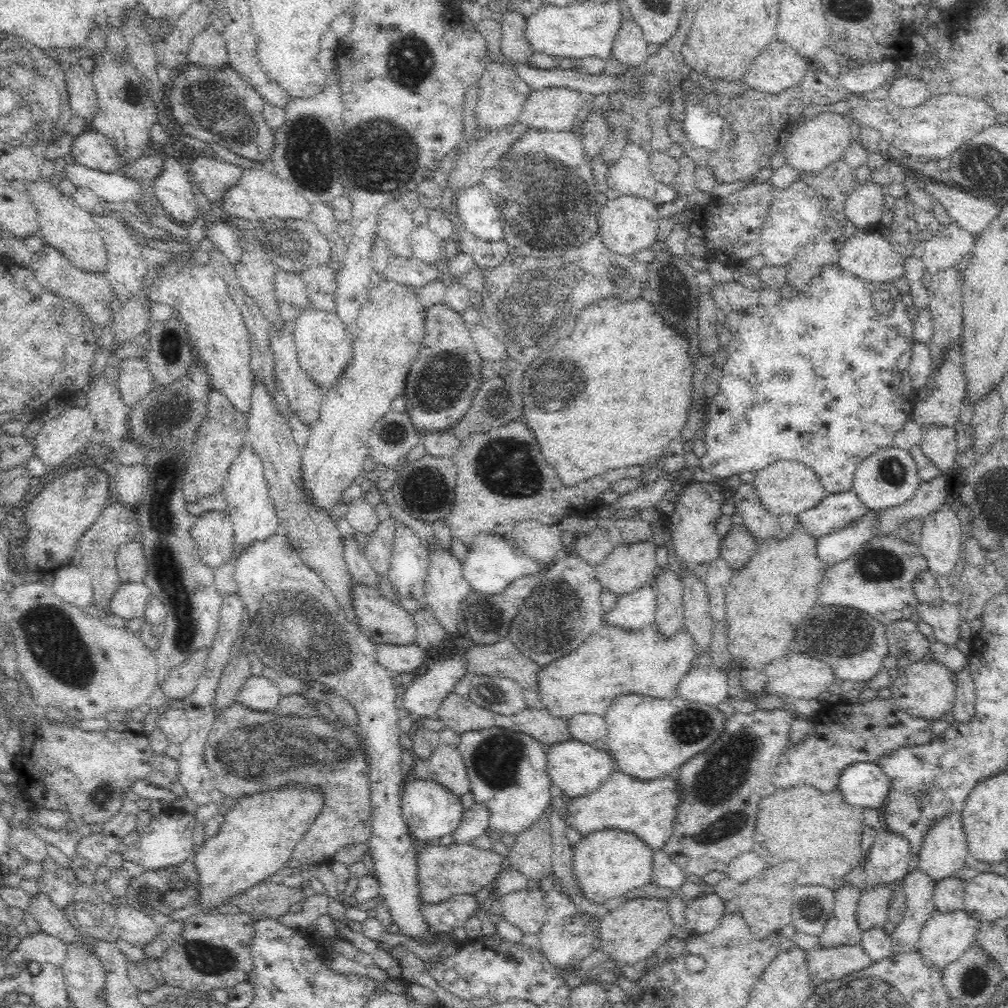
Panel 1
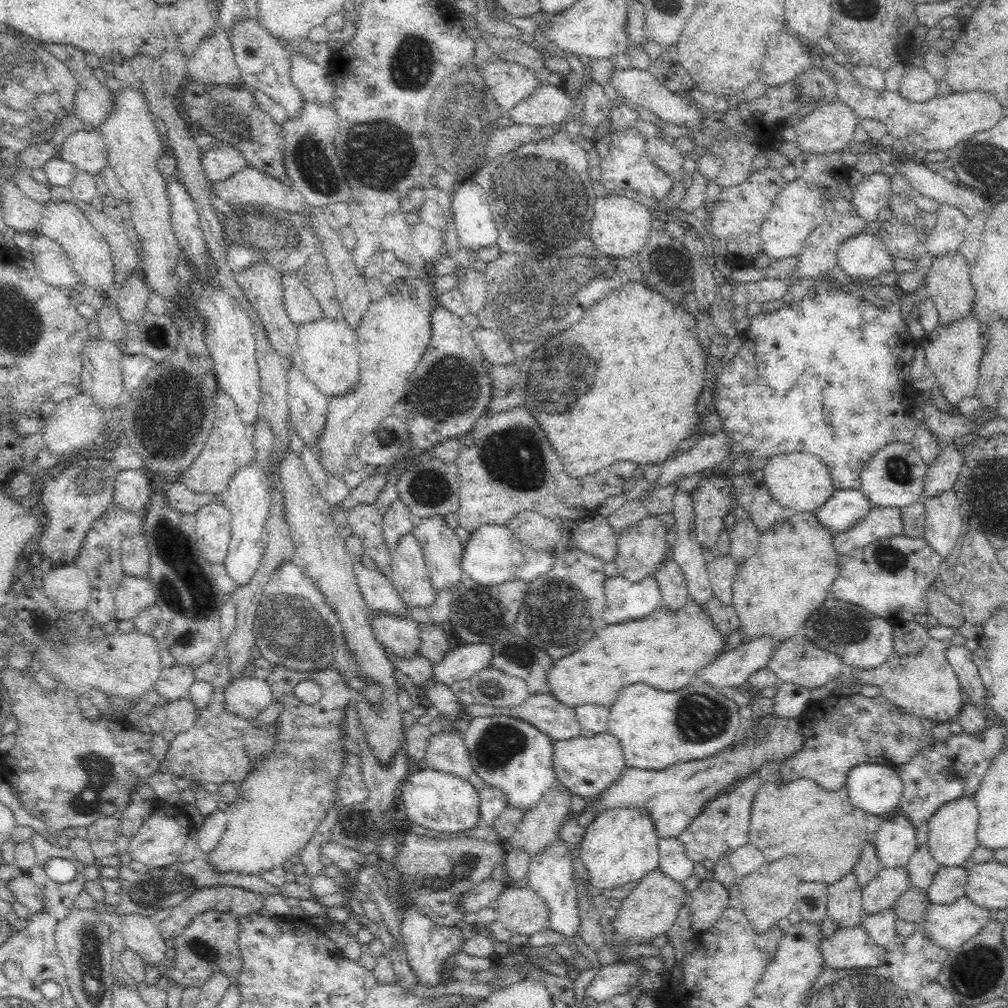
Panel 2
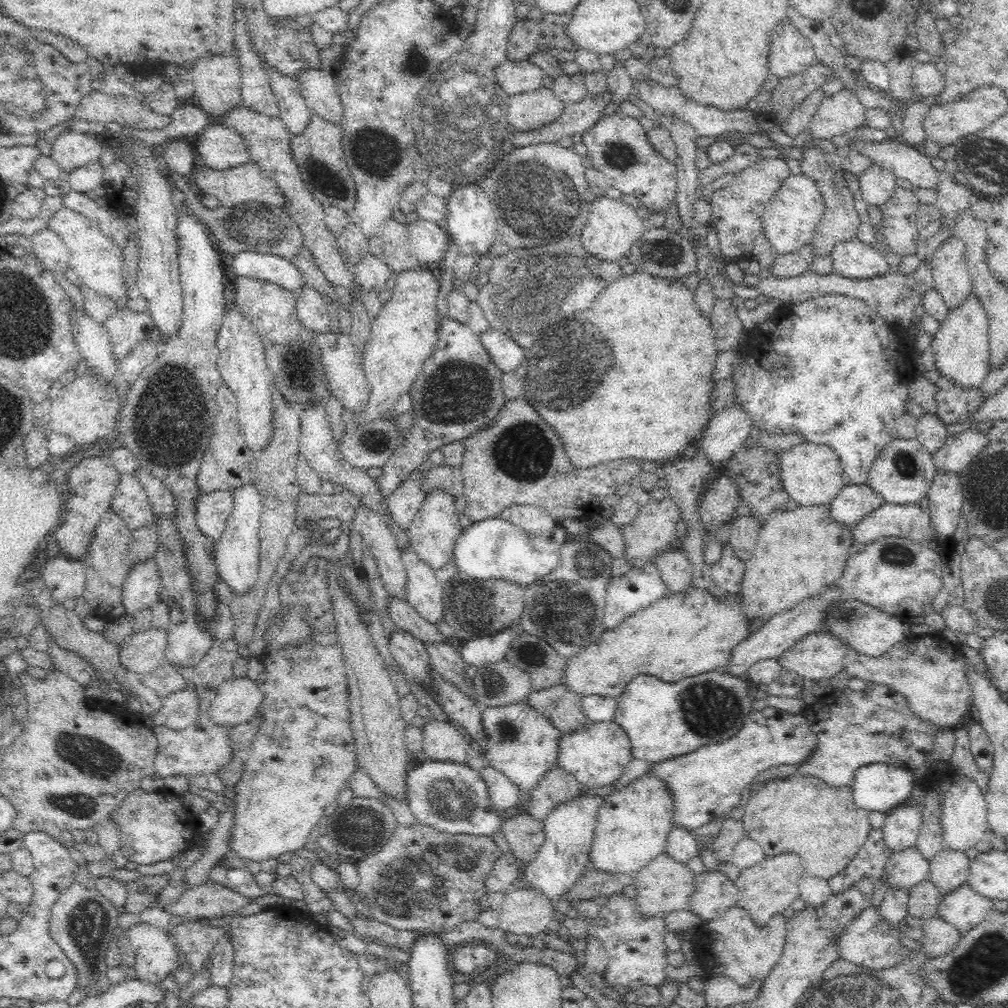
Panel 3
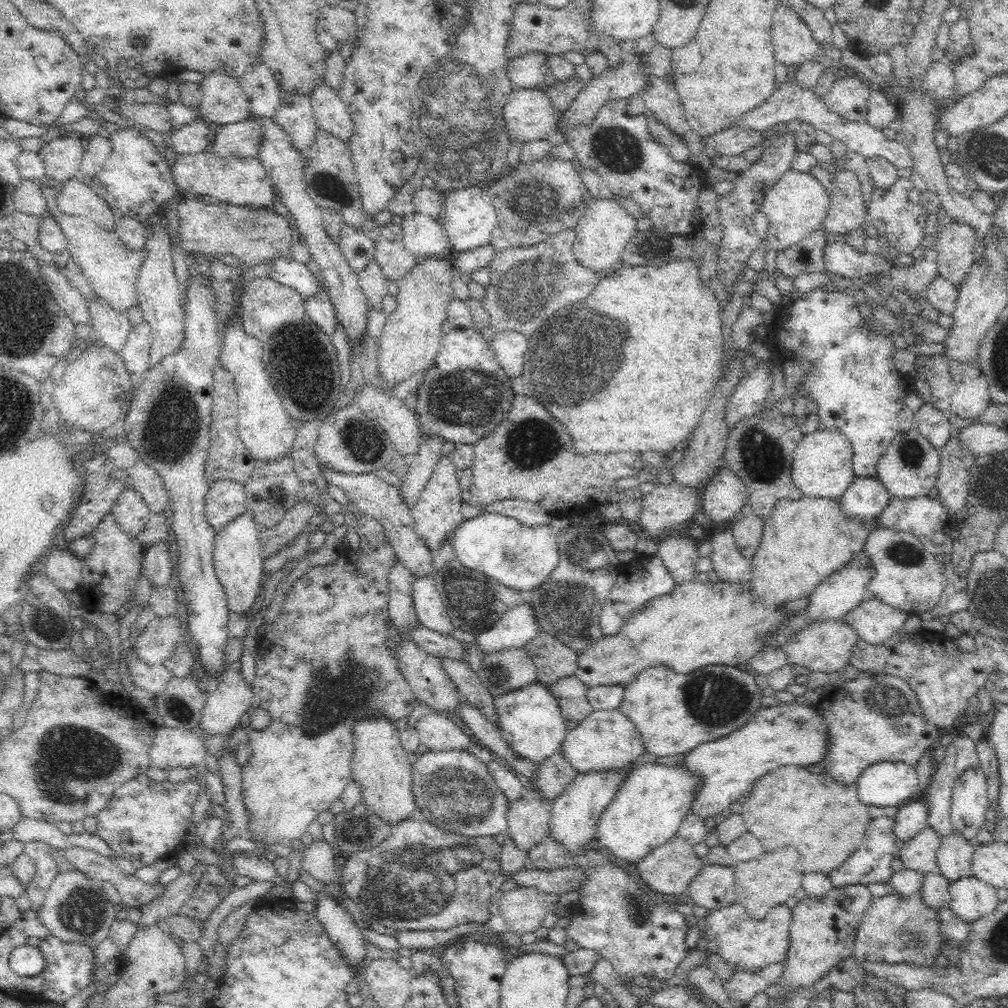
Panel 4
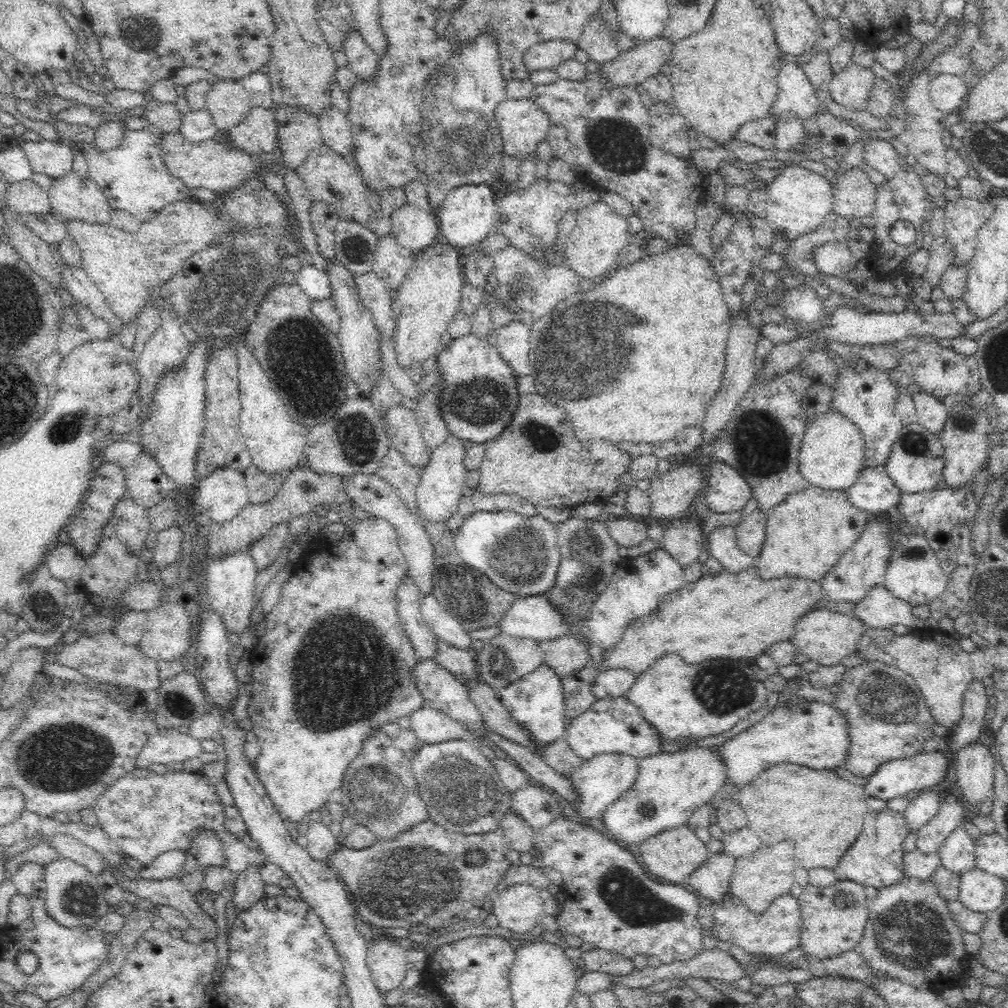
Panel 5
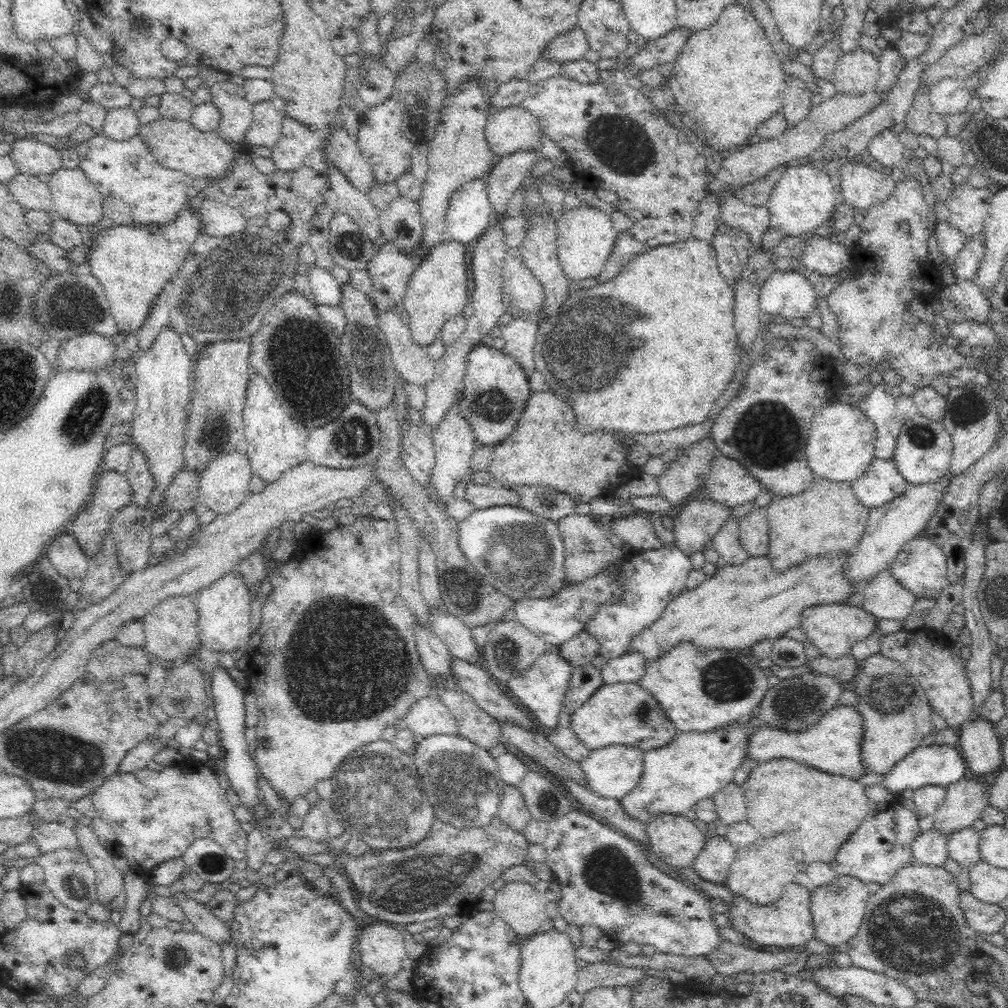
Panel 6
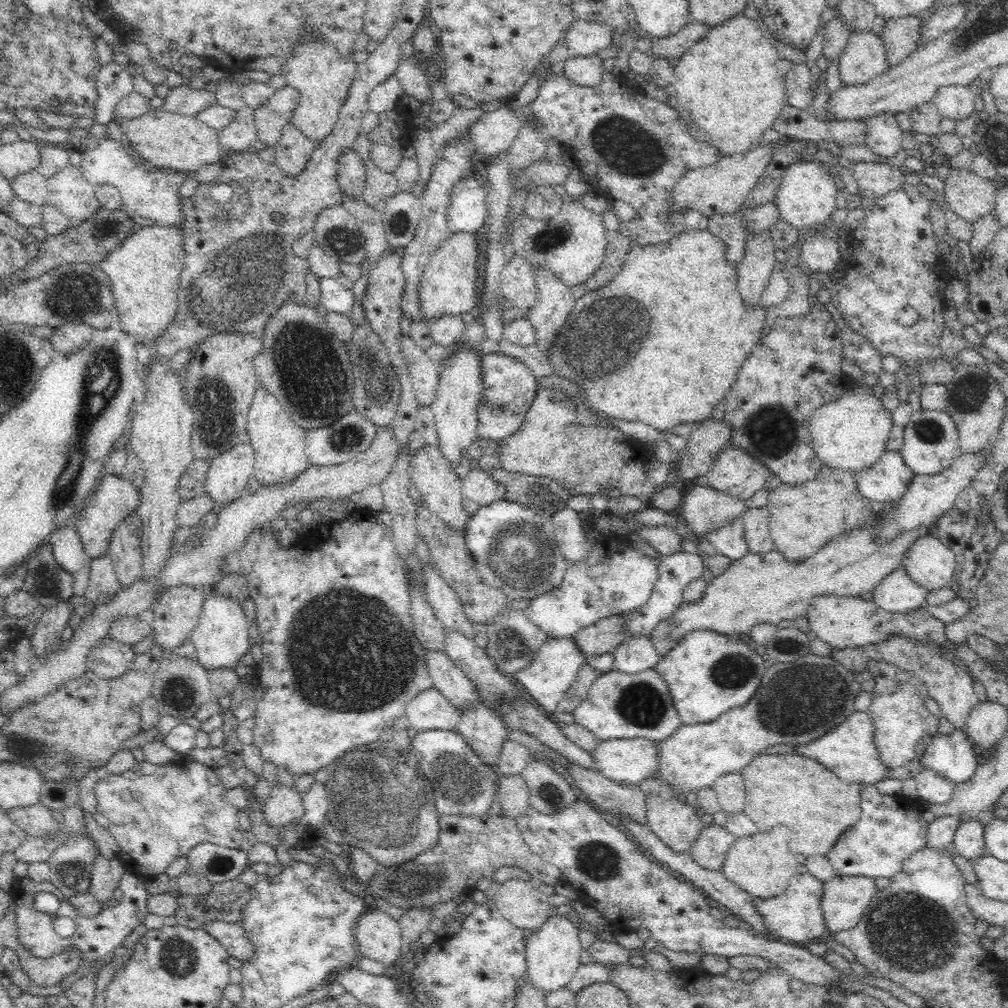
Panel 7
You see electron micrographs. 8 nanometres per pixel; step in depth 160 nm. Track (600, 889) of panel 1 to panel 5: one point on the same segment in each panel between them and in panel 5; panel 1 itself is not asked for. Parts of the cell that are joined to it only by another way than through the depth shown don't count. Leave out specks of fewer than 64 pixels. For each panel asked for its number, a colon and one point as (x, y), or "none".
2: (620, 845)
3: (632, 824)
4: (651, 803)
5: (668, 788)

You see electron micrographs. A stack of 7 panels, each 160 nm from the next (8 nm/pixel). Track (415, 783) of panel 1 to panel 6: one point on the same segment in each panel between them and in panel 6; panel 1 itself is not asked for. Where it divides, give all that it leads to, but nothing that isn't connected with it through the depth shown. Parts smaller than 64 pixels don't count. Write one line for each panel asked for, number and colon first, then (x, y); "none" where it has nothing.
2: (439, 801)
3: (452, 798)
4: (453, 790)
5: (462, 792)
6: (461, 781)

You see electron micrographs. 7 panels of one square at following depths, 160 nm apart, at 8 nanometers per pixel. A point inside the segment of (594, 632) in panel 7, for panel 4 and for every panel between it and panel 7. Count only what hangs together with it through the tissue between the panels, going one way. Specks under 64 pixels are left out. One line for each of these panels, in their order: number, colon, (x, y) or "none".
4: (553, 660)
5: (565, 654)
6: (578, 651)

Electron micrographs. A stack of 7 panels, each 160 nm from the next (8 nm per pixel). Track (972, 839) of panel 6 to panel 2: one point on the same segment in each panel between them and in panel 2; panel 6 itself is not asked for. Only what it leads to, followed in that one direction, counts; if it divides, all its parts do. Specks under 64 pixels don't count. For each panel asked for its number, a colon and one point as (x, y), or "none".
2: (948, 885)
3: (949, 869)
4: (954, 856)
5: (957, 854)

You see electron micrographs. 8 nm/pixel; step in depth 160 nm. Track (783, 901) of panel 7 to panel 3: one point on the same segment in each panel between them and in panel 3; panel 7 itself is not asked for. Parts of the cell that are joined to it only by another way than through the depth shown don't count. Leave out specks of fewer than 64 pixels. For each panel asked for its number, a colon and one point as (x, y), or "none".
3: (731, 945)
4: (745, 944)
5: (773, 933)
6: (786, 924)

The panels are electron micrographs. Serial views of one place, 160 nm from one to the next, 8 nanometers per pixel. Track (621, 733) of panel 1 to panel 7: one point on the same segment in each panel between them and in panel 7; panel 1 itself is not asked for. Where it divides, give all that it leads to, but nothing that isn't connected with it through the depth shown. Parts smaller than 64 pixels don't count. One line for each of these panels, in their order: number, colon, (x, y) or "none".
2: (656, 729)
3: (662, 720)
4: (674, 713)
5: (681, 701)
6: (698, 691)
7: (707, 674)

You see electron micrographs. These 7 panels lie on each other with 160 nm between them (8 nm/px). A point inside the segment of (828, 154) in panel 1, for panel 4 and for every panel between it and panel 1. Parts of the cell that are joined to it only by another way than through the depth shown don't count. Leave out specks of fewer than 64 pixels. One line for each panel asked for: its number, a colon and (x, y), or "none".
2: (830, 127)
3: (842, 113)
4: (848, 98)

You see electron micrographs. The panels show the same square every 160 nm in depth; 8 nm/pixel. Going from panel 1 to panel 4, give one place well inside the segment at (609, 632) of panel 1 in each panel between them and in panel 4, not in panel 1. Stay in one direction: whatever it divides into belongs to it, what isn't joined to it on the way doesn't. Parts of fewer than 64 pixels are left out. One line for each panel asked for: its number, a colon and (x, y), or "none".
2: (666, 650)
3: (688, 633)
4: (698, 623)

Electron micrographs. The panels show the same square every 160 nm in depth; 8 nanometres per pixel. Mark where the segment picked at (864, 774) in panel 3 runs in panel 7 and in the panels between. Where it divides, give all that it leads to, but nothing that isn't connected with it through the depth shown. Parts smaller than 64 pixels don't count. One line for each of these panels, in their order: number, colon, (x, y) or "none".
4: (883, 784)
5: (898, 777)
6: (935, 765)
7: (953, 757)

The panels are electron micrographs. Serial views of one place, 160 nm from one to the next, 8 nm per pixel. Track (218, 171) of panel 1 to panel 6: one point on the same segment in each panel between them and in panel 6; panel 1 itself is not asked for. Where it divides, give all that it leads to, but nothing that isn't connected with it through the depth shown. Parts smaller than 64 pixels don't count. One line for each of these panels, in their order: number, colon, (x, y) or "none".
2: (220, 162)
3: (219, 148)
4: (242, 139)
5: (258, 133)
6: (268, 116)

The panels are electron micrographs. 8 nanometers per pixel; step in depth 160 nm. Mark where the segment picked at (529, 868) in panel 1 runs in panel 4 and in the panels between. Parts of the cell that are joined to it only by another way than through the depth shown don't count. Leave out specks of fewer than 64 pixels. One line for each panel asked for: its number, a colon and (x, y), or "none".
2: (539, 828)
3: (557, 786)
4: (553, 775)

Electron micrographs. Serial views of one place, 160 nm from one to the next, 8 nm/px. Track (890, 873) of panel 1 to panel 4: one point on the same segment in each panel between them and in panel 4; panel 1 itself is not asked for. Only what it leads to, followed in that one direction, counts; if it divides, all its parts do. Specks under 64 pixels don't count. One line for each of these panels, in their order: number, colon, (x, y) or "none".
2: (895, 841)
3: (901, 827)
4: (910, 819)

